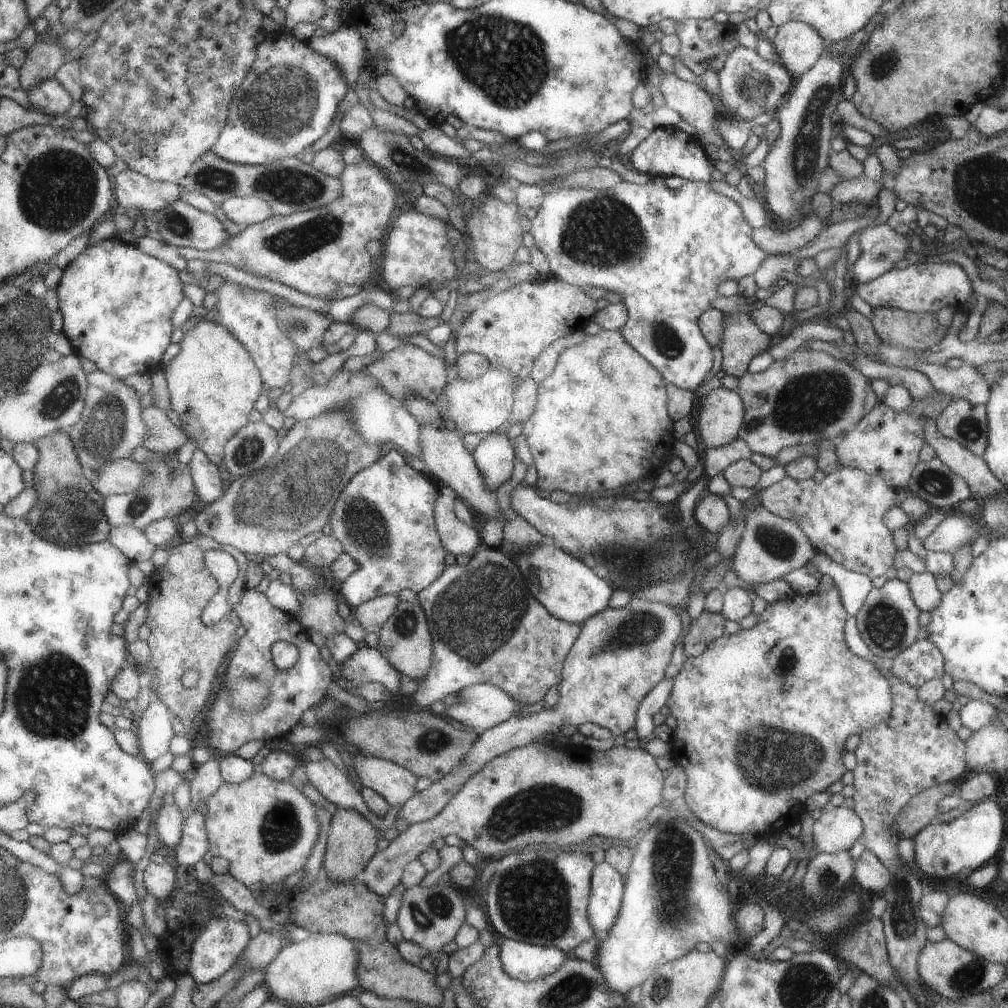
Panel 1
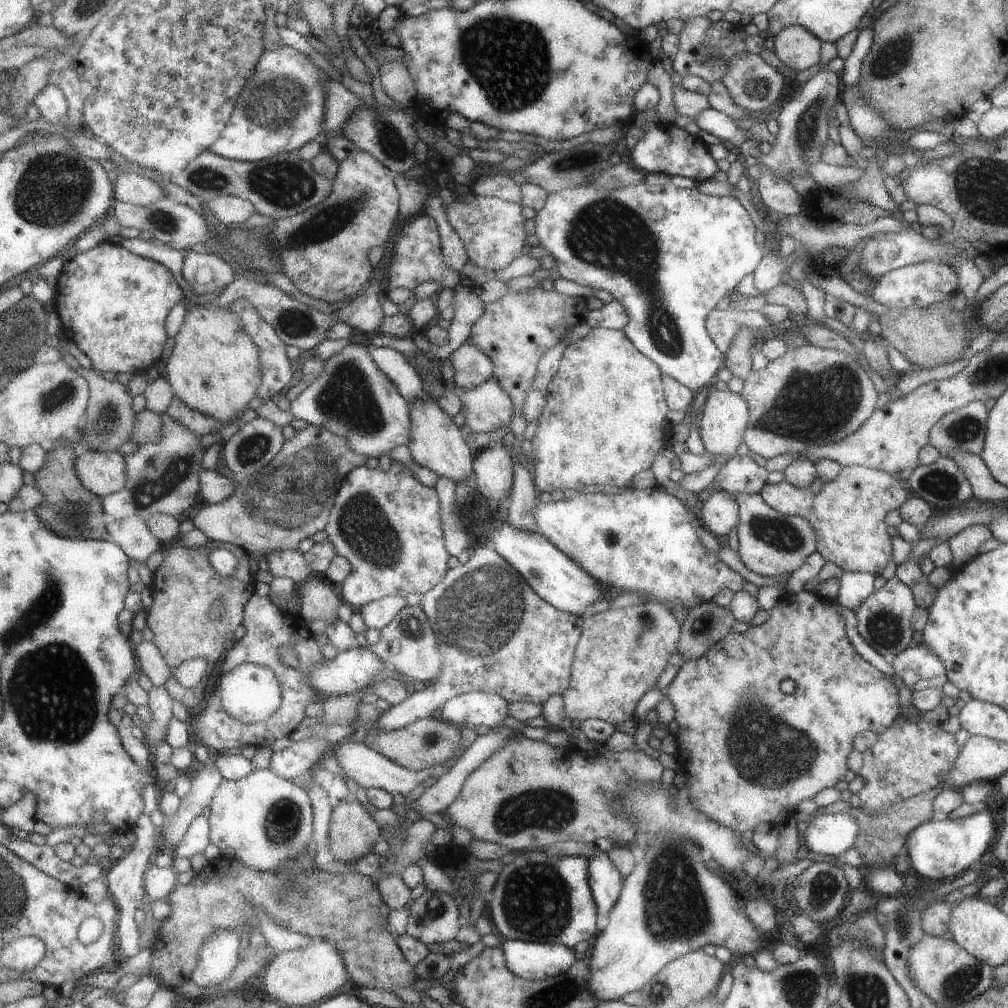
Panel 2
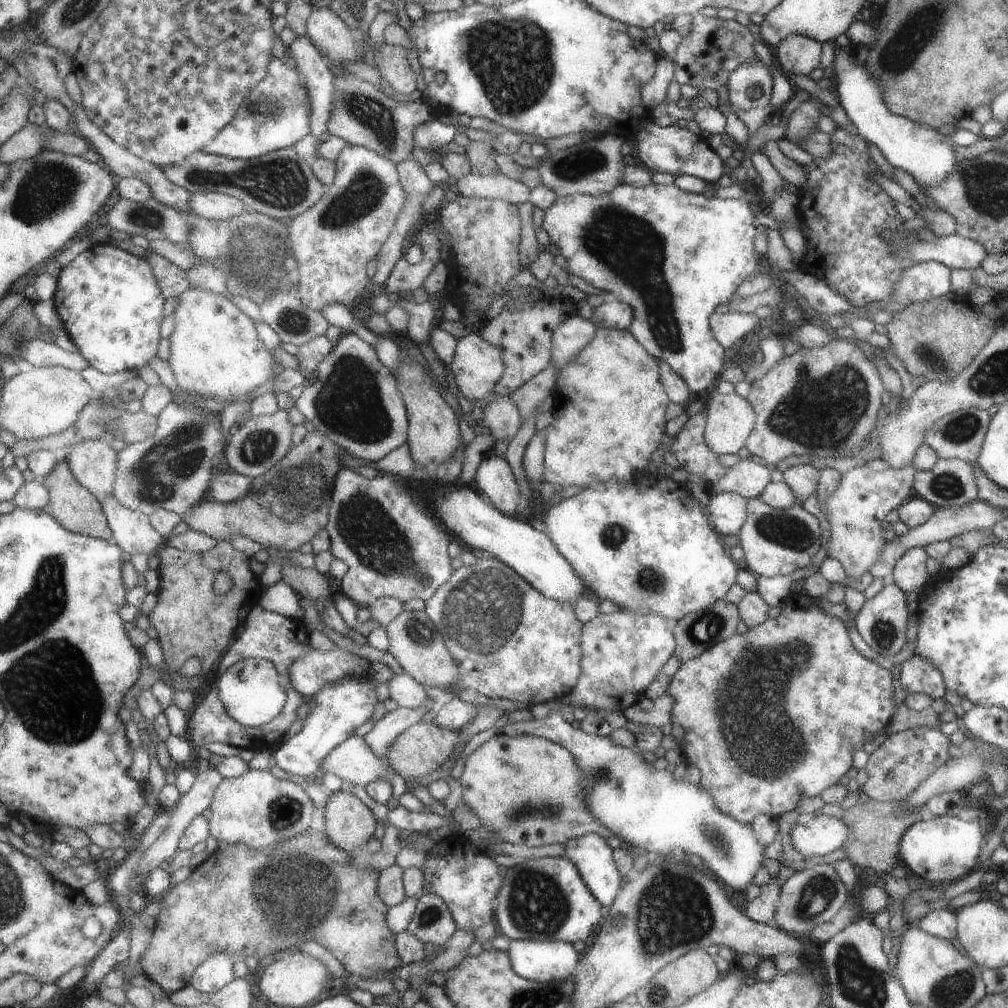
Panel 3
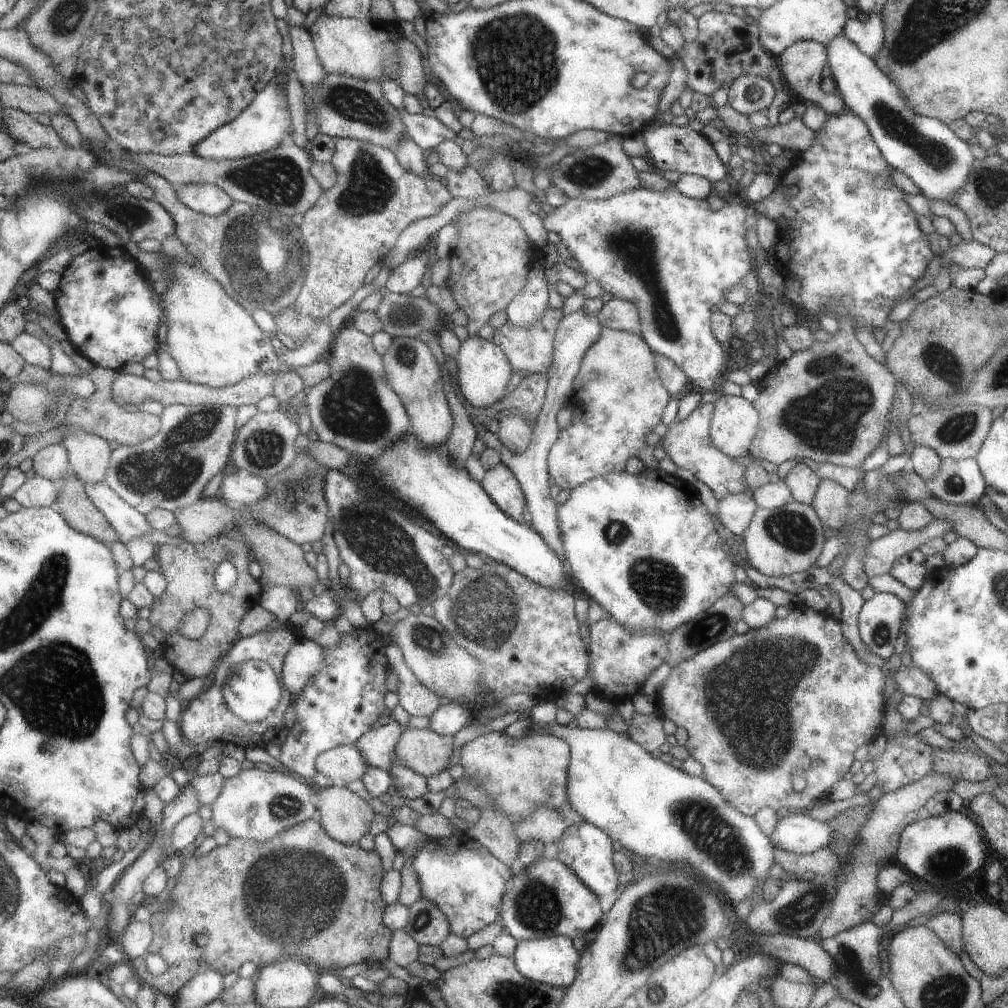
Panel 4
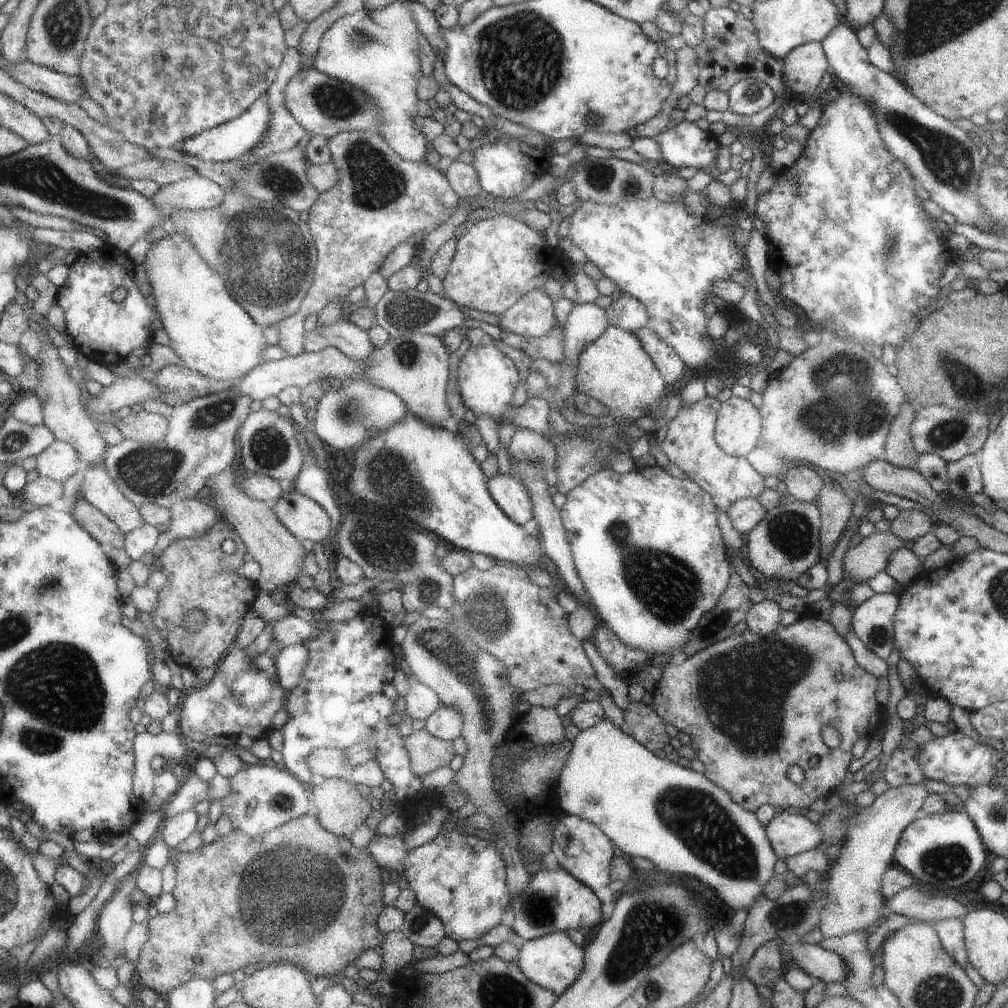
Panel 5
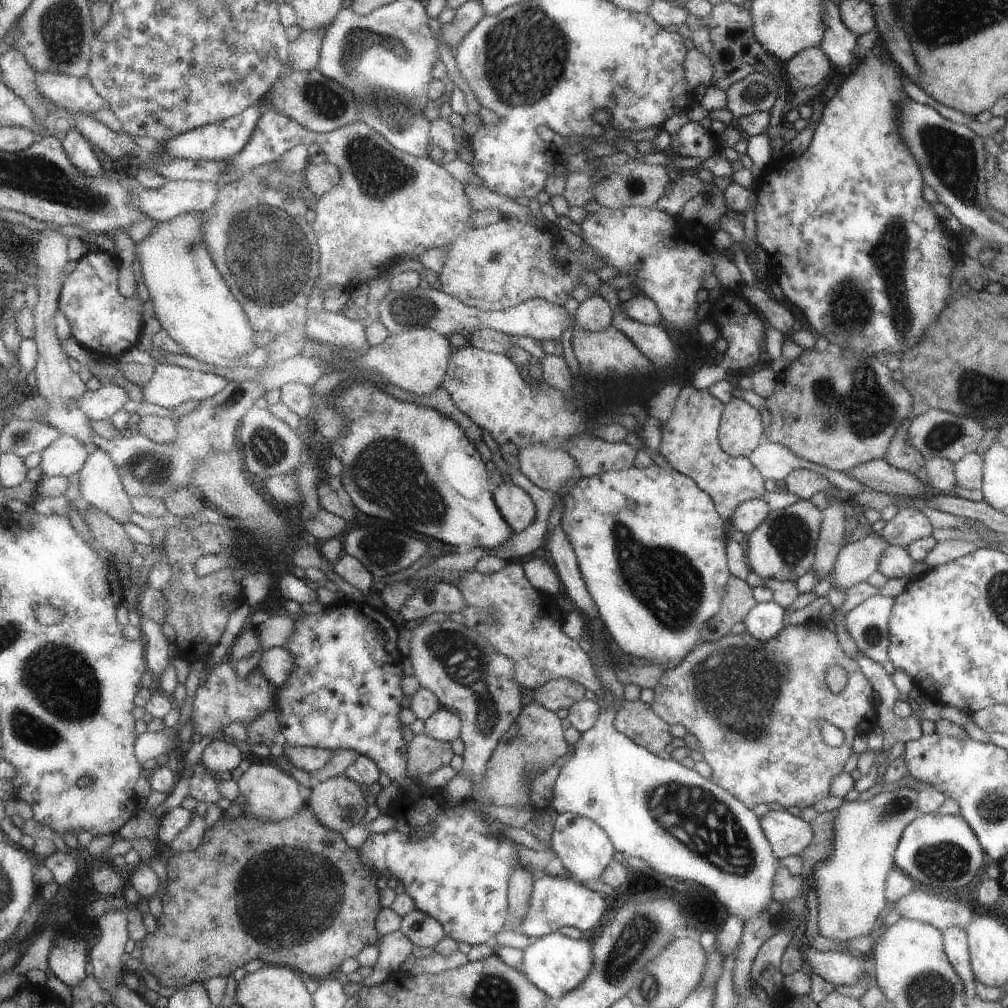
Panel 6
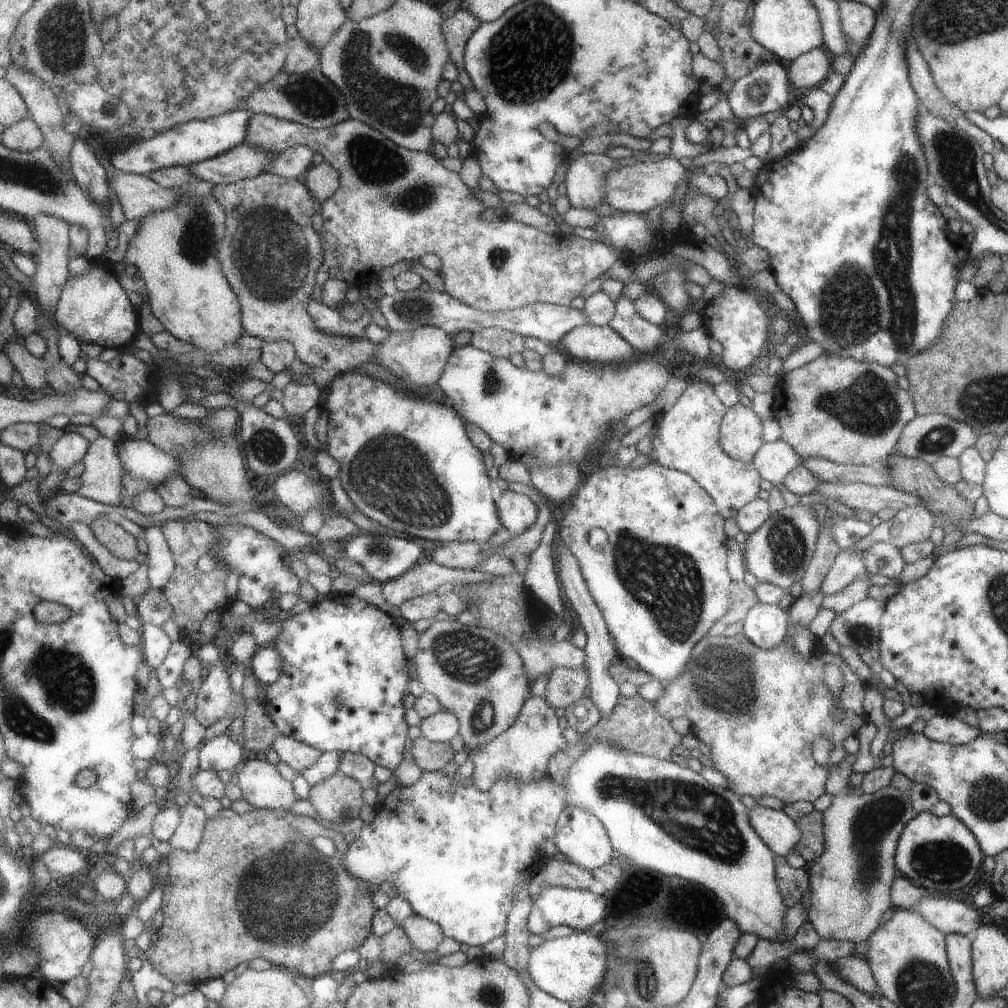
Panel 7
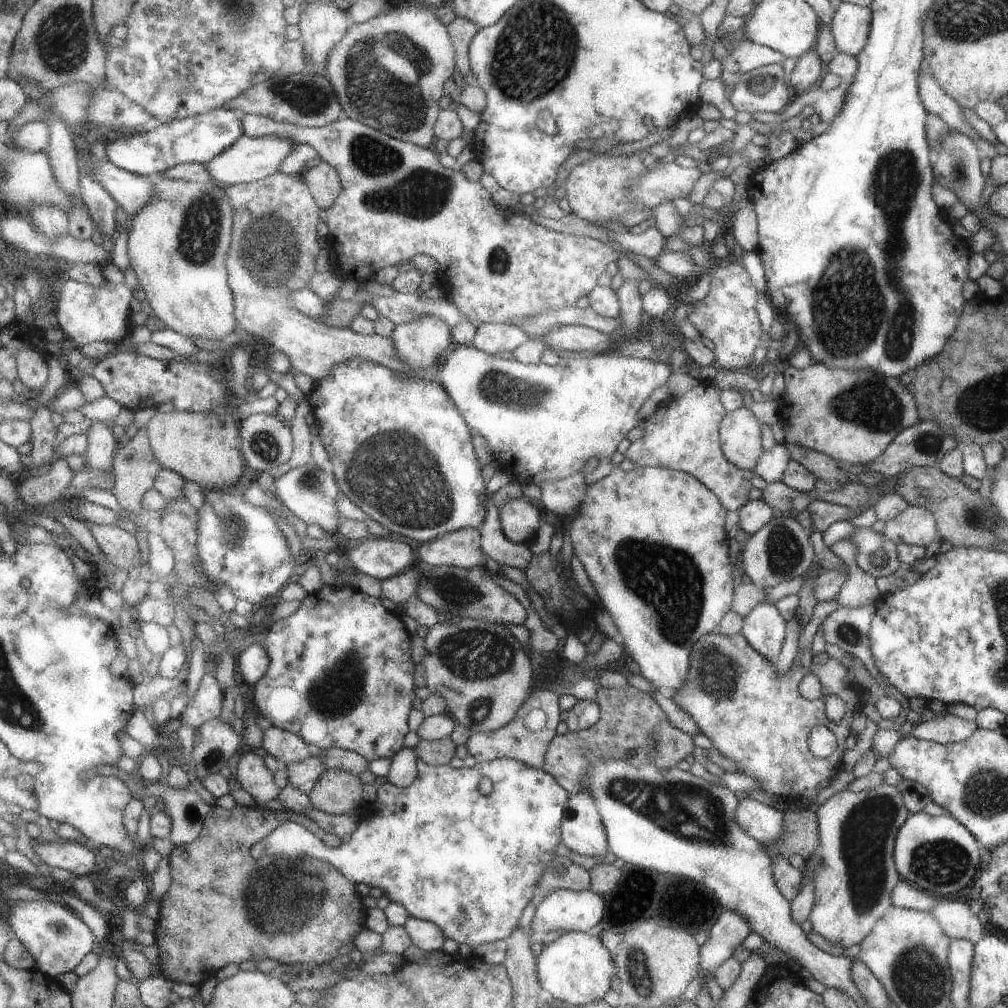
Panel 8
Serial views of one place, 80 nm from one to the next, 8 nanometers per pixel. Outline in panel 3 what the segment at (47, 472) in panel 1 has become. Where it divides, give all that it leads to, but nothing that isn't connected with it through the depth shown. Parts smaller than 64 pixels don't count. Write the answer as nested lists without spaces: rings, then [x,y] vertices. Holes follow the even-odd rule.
[[[65,458],[49,476],[43,479],[43,482],[49,487],[52,501],[45,507],[45,510],[53,514],[63,526],[74,533],[110,540],[113,531],[108,525],[108,518],[104,513],[100,500],[96,497],[96,494],[92,494],[92,491],[85,488],[75,478]]]

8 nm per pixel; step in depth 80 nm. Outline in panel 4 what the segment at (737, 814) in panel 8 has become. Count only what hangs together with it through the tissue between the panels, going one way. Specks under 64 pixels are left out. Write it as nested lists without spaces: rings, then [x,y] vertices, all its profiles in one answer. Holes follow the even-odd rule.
[[[805,812],[795,813],[776,819],[768,838],[781,850],[804,855],[828,848],[832,828],[827,821],[811,819]]]

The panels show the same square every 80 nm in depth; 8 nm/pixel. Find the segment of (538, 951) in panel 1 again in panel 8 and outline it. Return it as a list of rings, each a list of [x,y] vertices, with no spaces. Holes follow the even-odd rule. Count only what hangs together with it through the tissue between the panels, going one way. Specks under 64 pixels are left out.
[[[582,931],[561,935],[555,942],[544,946],[537,956],[537,978],[543,992],[574,1006],[603,1000],[605,994],[612,990],[615,974],[618,974],[618,966],[601,938]]]

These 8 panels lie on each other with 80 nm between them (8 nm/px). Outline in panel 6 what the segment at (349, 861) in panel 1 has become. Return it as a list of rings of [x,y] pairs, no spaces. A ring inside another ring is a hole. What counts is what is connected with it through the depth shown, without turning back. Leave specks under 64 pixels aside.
[[[344,774],[312,787],[307,804],[326,827],[340,833],[361,823],[368,806],[359,783]]]

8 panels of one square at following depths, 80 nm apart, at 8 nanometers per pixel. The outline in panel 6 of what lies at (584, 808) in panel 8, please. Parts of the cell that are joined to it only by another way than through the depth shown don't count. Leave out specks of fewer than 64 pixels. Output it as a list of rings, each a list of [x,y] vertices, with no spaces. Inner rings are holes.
[[[563,811],[556,817],[550,843],[551,850],[560,858],[564,868],[579,882],[599,882],[600,876],[613,860],[616,851],[609,835],[599,824],[590,818],[569,811]]]

